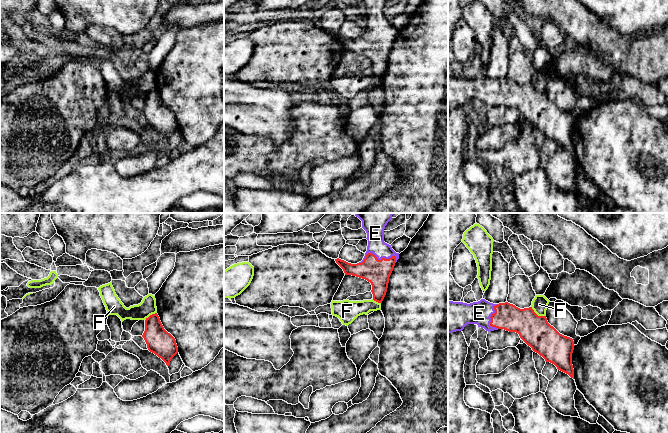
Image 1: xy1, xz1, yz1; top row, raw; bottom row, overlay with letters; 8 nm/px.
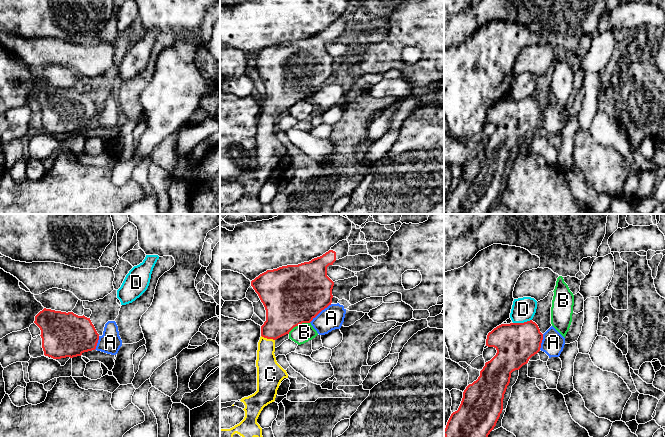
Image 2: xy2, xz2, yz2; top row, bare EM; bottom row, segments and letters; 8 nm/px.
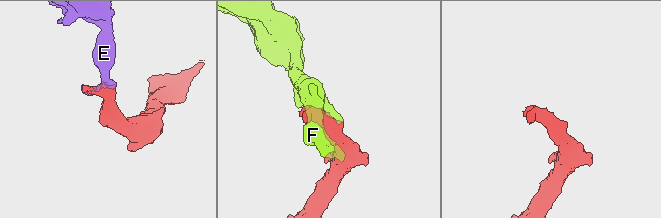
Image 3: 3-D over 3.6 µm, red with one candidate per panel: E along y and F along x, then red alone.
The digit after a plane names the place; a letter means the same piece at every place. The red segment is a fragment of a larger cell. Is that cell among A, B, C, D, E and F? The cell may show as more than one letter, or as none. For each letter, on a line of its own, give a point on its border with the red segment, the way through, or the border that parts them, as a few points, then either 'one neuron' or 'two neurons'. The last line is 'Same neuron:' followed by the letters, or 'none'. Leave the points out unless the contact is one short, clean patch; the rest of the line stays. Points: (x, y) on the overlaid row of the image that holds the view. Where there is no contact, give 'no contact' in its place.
A: meets red in xz2 at (320, 311); border along xz2 (331, 304), (322, 309), (309, 322); two neurons
B: meets red in xz2 at (298, 324); border along xz2 (309, 322), (296, 325), (288, 333); two neurons
C: meets red in xz2 at (268, 338); runs through xz2 (284, 312), (268, 338), (268, 369); one neuron
D: meets red in yz2 at (522, 323); border along yz2 (531, 319), (525, 322), (513, 323); two neurons
E: meets red in xz1 at (376, 257); one neuron
F: meets red in yz1 at (536, 314); border along yz1 (531, 306), (538, 315), (545, 316); two neurons
Same neuron: C, E

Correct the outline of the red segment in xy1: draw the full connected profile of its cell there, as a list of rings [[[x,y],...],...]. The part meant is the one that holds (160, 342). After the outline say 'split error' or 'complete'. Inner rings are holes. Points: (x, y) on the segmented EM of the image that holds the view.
[[[157,313],[146,318],[142,337],[148,350],[169,366],[171,359],[178,353],[178,347],[175,338],[164,329]]]; complete

